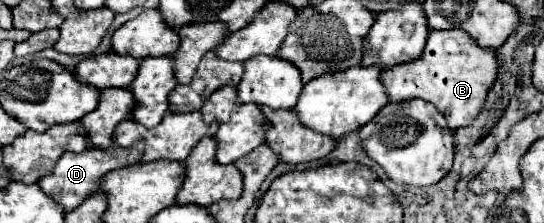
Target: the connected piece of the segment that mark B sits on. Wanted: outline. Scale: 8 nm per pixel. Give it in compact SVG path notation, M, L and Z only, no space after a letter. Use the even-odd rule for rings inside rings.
M430 30L426 48L420 58L396 64L382 72L382 84L386 86L390 102L408 98L422 98L432 102L446 116L450 130L468 126L480 114L486 104L486 96L496 82L498 60L490 48L480 48L476 40L468 38L460 30Z

